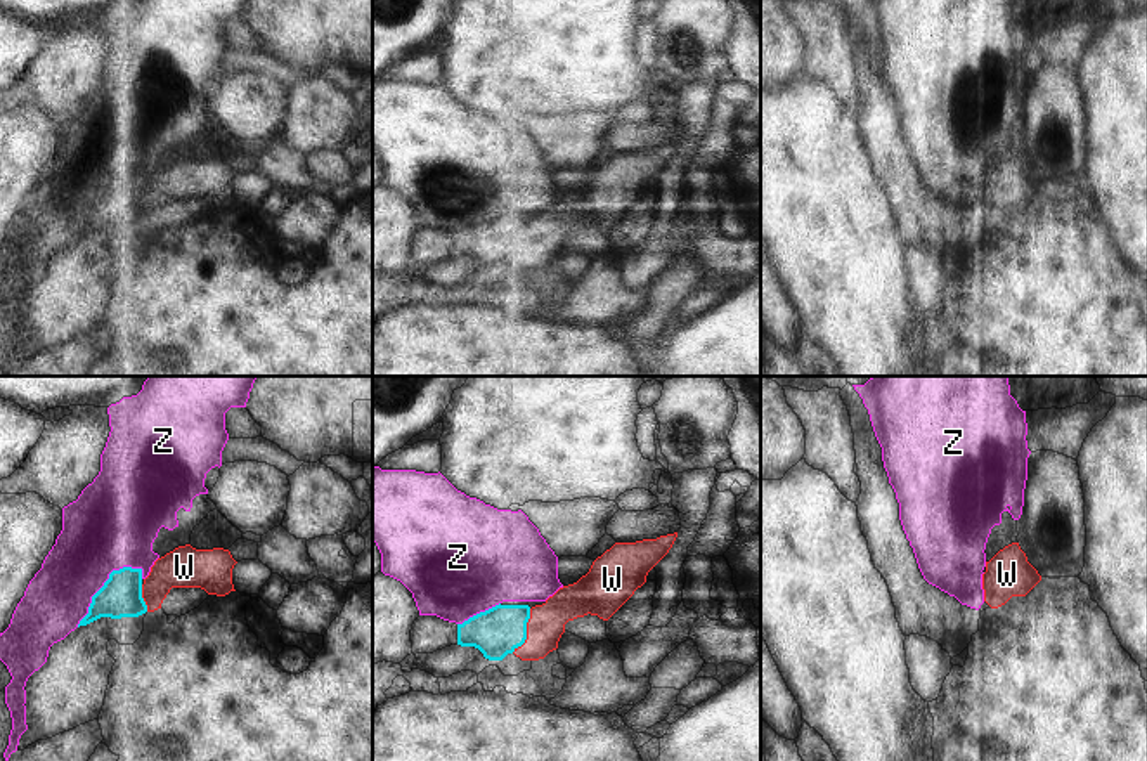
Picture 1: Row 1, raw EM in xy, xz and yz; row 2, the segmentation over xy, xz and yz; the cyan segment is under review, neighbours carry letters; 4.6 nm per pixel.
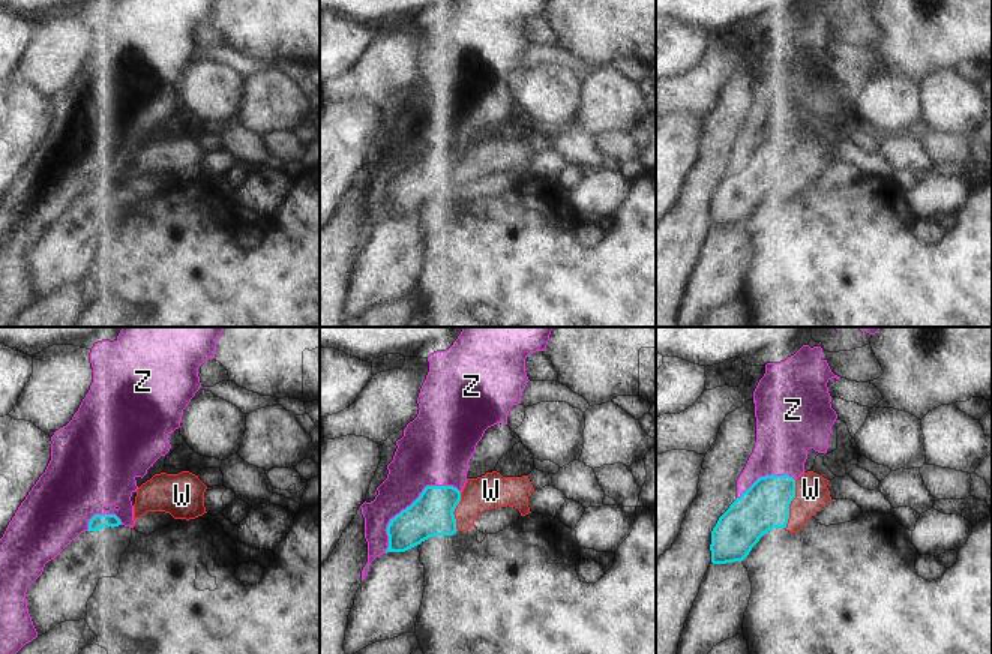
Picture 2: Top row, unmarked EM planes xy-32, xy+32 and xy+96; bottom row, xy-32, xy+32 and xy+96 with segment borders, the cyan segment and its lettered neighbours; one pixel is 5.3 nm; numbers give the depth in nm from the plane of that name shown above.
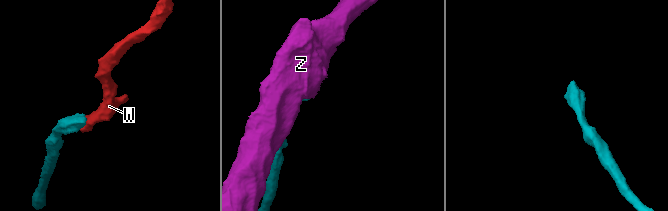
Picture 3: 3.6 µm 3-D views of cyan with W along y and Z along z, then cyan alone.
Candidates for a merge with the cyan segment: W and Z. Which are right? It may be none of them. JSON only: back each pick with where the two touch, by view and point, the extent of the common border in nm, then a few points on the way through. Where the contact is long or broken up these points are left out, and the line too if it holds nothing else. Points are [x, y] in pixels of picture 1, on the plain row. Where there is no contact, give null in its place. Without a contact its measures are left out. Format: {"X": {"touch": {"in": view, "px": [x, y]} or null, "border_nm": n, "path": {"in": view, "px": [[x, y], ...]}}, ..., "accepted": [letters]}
{"W": {"touch": {"in": "xz", "px": [525, 243]}, "border_nm": 220, "path": {"in": "xz", "px": [[498, 243], [525, 243], [536, 243], [546, 236]]}}, "accepted": ["W"]}

